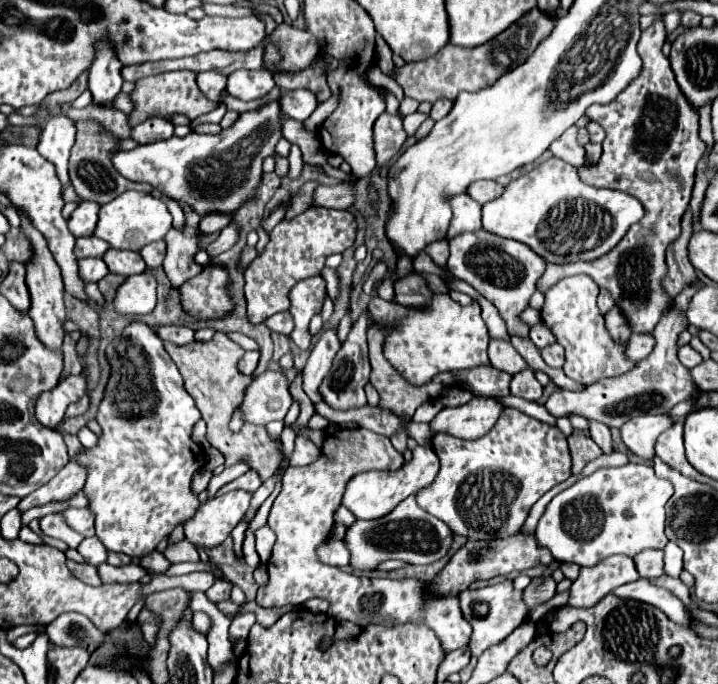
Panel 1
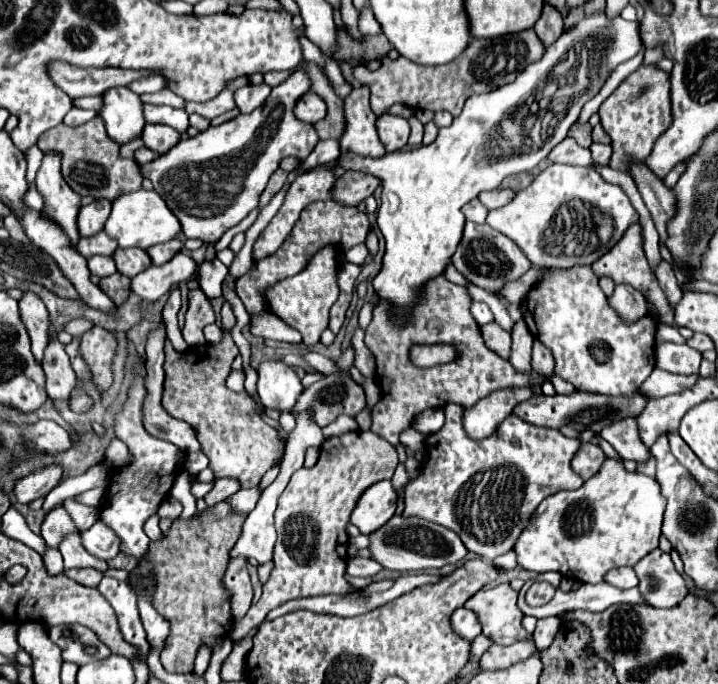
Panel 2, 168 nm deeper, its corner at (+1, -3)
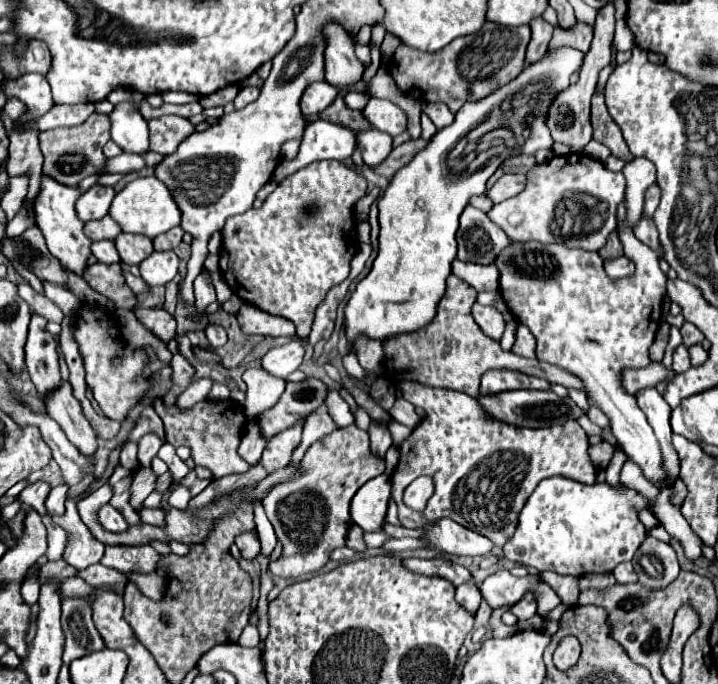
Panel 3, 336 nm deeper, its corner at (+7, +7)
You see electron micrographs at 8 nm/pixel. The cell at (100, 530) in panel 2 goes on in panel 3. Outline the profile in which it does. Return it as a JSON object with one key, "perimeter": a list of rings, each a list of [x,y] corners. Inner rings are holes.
{"perimeter":[[[111,504],[103,506],[97,516],[99,516],[99,524],[101,524],[107,532],[125,532],[125,530],[127,530],[125,518],[123,518]]]}

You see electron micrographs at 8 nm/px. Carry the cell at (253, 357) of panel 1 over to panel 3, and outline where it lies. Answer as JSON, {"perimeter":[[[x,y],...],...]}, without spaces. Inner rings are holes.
{"perimeter":[[[199,378],[199,380],[195,380],[195,382],[191,382],[191,386],[177,398],[177,404],[179,404],[179,408],[189,408],[189,406],[193,406],[195,402],[199,402],[199,400],[205,400],[205,396],[209,394],[209,390],[213,388],[213,380],[211,378]]]}

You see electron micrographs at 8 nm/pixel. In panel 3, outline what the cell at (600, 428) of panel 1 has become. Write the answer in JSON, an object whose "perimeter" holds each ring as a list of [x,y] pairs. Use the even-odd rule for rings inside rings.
{"perimeter":[[[563,476],[545,478],[525,502],[525,508],[519,514],[517,530],[503,546],[503,554],[507,560],[531,566],[539,572],[551,570],[571,576],[583,576],[589,572],[611,572],[617,564],[631,560],[641,542],[647,538],[647,530],[639,520],[639,512],[647,508],[649,500],[637,490],[627,488],[625,484],[611,486],[609,482],[595,482],[593,486],[589,486]]]}

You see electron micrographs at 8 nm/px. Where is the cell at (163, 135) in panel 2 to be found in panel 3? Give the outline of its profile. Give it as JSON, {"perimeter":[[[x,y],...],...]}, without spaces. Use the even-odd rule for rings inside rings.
{"perimeter":[[[159,116],[149,120],[149,148],[167,156],[179,146],[179,142],[193,132],[193,124],[181,116]]]}

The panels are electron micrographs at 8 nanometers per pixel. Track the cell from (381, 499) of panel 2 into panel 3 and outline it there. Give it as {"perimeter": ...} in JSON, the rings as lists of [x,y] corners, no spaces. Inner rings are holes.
{"perimeter":[[[381,474],[363,484],[351,500],[351,520],[365,532],[377,532],[385,524],[387,502],[391,496],[391,480]]]}

